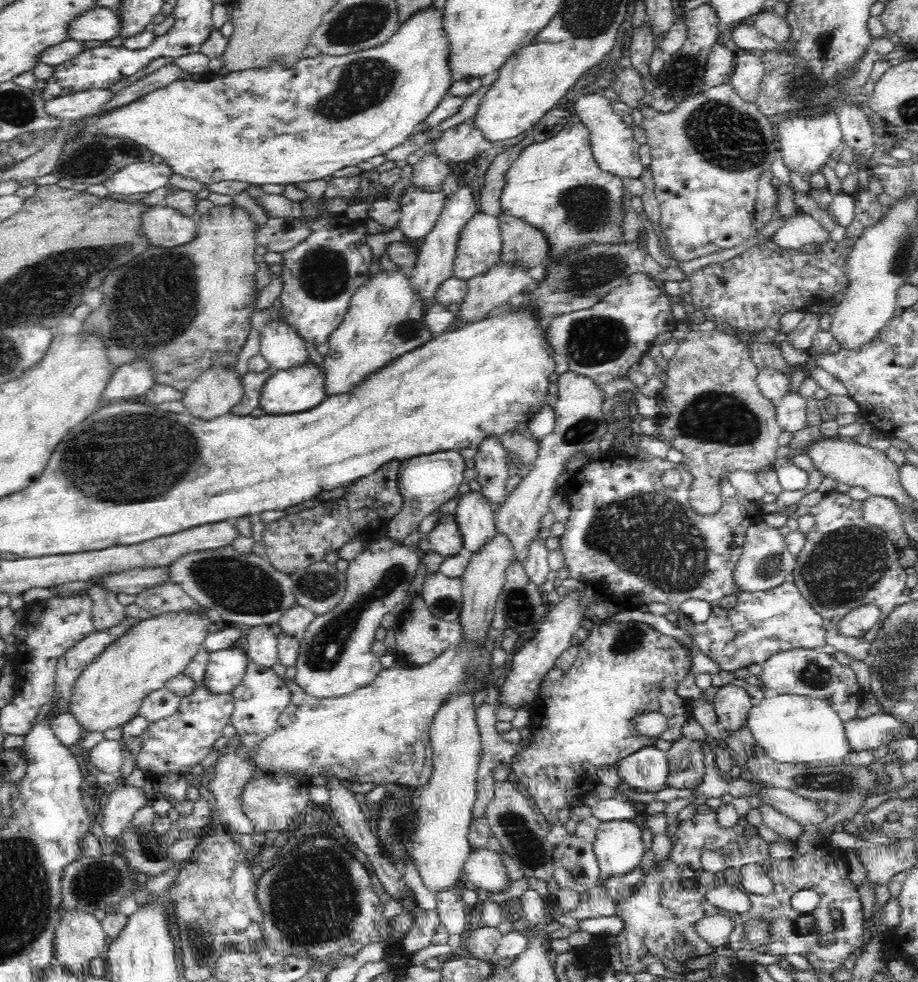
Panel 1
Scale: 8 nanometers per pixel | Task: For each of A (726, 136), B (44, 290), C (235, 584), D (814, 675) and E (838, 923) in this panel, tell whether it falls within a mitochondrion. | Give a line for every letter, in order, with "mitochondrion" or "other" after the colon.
A: mitochondrion
B: mitochondrion
C: mitochondrion
D: mitochondrion
E: other

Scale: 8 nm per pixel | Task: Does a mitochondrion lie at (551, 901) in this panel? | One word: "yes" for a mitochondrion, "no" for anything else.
no

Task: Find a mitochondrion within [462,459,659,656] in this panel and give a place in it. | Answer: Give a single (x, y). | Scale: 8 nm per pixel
(518, 605)

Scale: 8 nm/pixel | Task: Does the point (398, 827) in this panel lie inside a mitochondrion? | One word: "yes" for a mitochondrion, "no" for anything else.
yes

